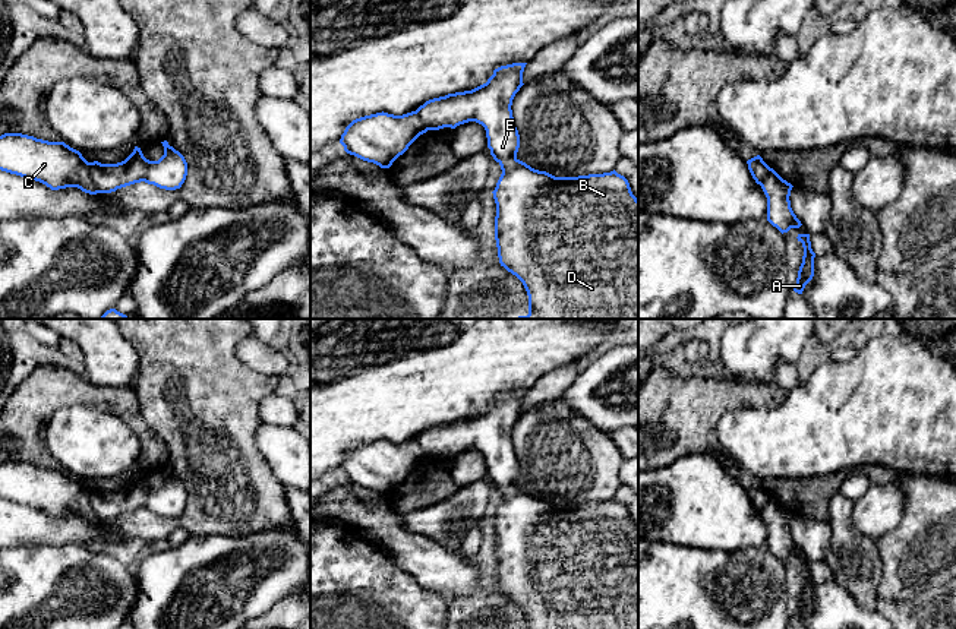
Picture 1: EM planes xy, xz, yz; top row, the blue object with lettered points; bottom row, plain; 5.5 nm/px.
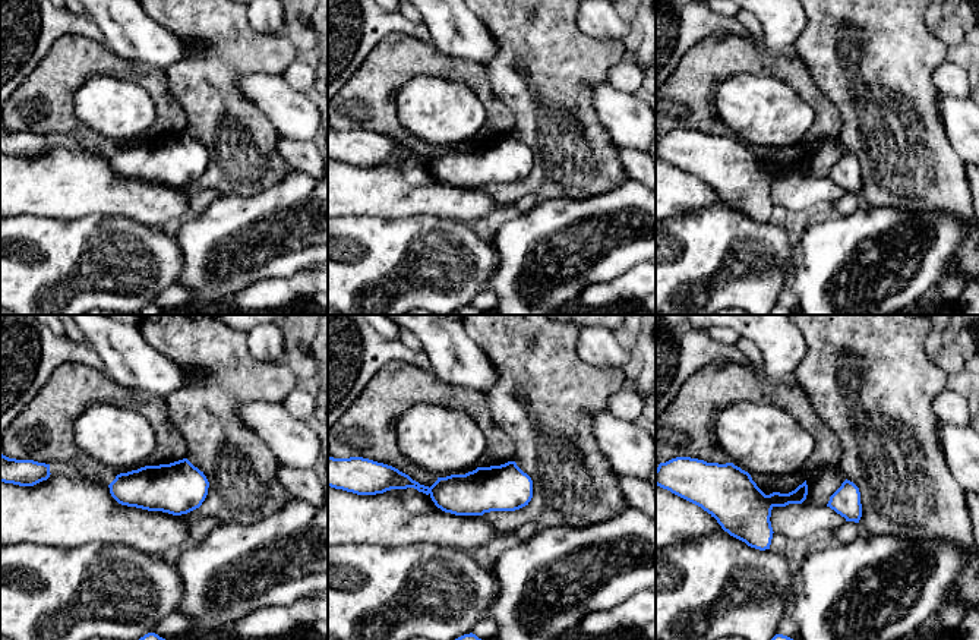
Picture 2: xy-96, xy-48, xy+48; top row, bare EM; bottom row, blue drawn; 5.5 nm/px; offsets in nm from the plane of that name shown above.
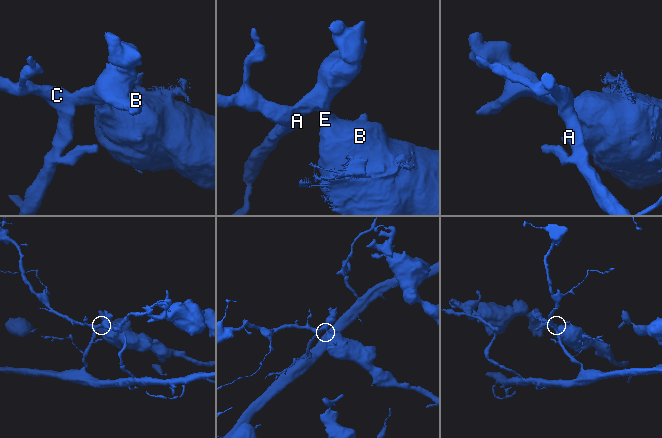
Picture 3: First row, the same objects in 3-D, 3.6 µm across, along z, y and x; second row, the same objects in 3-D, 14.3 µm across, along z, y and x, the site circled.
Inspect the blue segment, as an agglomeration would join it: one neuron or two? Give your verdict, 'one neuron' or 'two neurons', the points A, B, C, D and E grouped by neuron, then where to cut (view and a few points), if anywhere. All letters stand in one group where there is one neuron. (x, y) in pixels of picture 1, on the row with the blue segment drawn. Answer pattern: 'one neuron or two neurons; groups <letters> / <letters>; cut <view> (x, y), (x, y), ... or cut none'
two neurons; groups A C / B D E; cut xy (87, 163), (90, 177), (100, 192)

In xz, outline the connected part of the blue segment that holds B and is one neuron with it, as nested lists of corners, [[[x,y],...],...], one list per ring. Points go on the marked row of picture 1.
[[[526,64],[501,66],[486,83],[429,99],[414,113],[427,130],[468,121],[486,130],[490,155],[502,170],[492,192],[499,263],[523,282],[529,295],[529,314],[517,319],[638,319],[638,199],[615,170],[555,177],[517,158],[520,135],[511,105],[524,85]]]

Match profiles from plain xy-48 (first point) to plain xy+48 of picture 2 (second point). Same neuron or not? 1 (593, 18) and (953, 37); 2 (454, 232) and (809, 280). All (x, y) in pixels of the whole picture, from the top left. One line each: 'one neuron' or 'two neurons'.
1: one neuron
2: two neurons

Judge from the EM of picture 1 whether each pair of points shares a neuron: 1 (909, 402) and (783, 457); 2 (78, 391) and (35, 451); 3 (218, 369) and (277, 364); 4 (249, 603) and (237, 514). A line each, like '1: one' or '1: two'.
1: one
2: one
3: two
4: two

